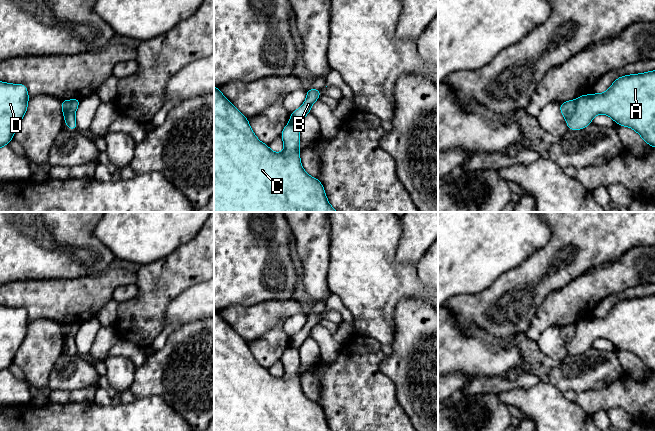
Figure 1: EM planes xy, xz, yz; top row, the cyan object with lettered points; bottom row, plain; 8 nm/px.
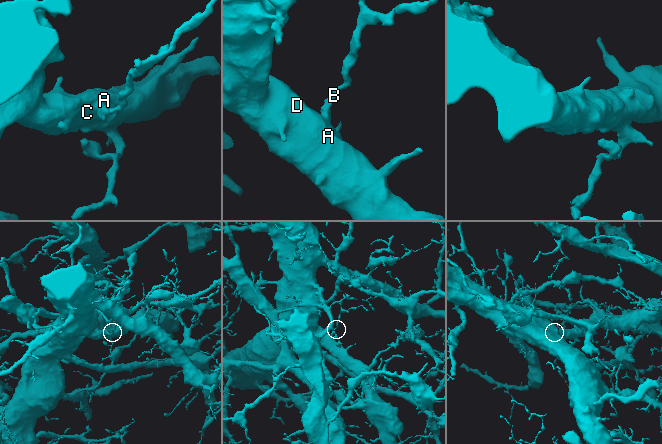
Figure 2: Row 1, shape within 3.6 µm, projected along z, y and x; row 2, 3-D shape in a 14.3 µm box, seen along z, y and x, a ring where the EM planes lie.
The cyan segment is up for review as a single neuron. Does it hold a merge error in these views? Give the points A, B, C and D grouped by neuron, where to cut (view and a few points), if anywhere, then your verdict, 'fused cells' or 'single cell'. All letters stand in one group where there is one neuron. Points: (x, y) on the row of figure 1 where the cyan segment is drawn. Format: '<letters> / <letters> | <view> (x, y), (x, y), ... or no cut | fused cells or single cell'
A C D / B | yz (576, 100), (574, 112), (566, 119) | fused cells

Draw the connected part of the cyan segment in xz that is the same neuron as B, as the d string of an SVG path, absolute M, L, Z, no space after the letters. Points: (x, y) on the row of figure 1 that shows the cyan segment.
M307 89L307 97L303 105L290 114L290 123L299 125L304 117L310 113L311 106L319 99L322 89Z

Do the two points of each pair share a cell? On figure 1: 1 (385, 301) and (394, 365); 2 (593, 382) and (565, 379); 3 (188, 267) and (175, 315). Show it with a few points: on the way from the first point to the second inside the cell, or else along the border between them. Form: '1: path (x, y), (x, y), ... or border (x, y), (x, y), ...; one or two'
1: border (395, 320), (394, 340), (390, 344); two
2: path (586, 379), (572, 379); one
3: border (202, 282), (183, 290), (165, 310); two

